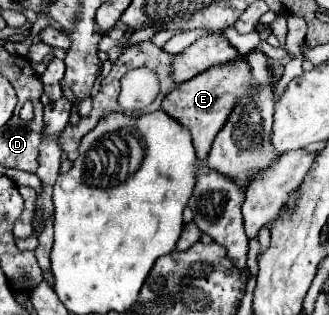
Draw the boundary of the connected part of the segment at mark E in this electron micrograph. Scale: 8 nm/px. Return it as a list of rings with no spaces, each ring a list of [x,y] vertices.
[[[238,56],[232,62],[226,64],[216,64],[208,70],[204,70],[202,74],[178,84],[162,102],[162,110],[166,110],[172,118],[176,118],[178,122],[186,124],[186,128],[192,132],[194,138],[194,146],[198,148],[198,158],[206,160],[212,142],[216,138],[216,134],[224,128],[224,124],[228,122],[234,106],[242,100],[242,96],[254,94],[256,90],[260,90],[254,80],[252,80],[252,70],[250,64],[246,60],[246,56]]]

